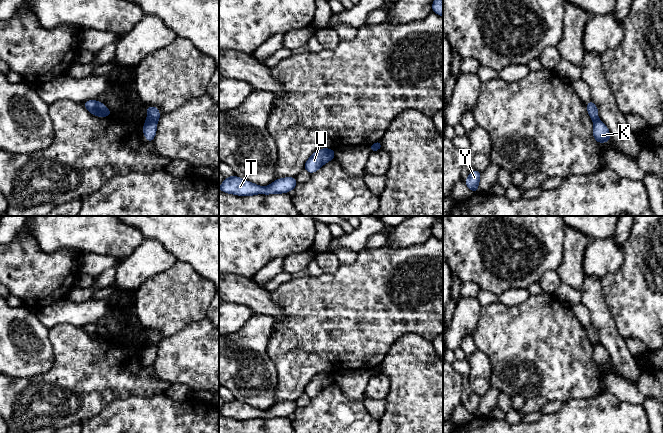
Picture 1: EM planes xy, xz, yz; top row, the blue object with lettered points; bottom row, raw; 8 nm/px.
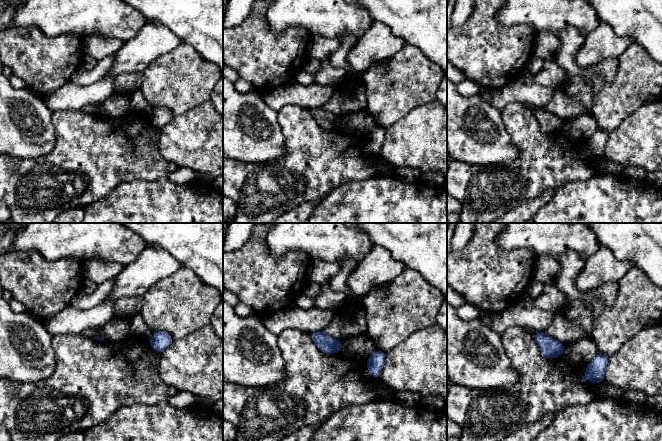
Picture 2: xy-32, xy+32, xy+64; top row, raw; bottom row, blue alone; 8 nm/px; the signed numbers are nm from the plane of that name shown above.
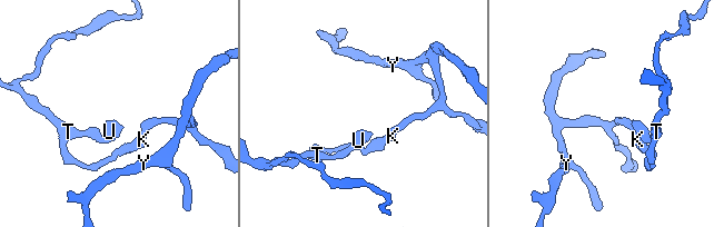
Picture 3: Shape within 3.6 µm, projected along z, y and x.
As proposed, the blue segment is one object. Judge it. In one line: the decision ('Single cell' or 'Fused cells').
Fused cells

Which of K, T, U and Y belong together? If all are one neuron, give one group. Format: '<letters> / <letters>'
K T U / Y

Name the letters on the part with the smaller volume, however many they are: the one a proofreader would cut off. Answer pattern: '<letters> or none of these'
Y

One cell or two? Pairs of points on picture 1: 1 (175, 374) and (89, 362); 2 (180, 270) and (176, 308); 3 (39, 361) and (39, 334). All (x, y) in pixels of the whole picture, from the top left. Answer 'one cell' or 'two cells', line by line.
1: two cells
2: one cell
3: one cell

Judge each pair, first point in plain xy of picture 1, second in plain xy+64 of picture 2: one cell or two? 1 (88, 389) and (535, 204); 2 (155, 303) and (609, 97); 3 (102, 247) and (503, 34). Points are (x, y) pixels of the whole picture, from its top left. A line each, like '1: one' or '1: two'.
1: two
2: one
3: two

